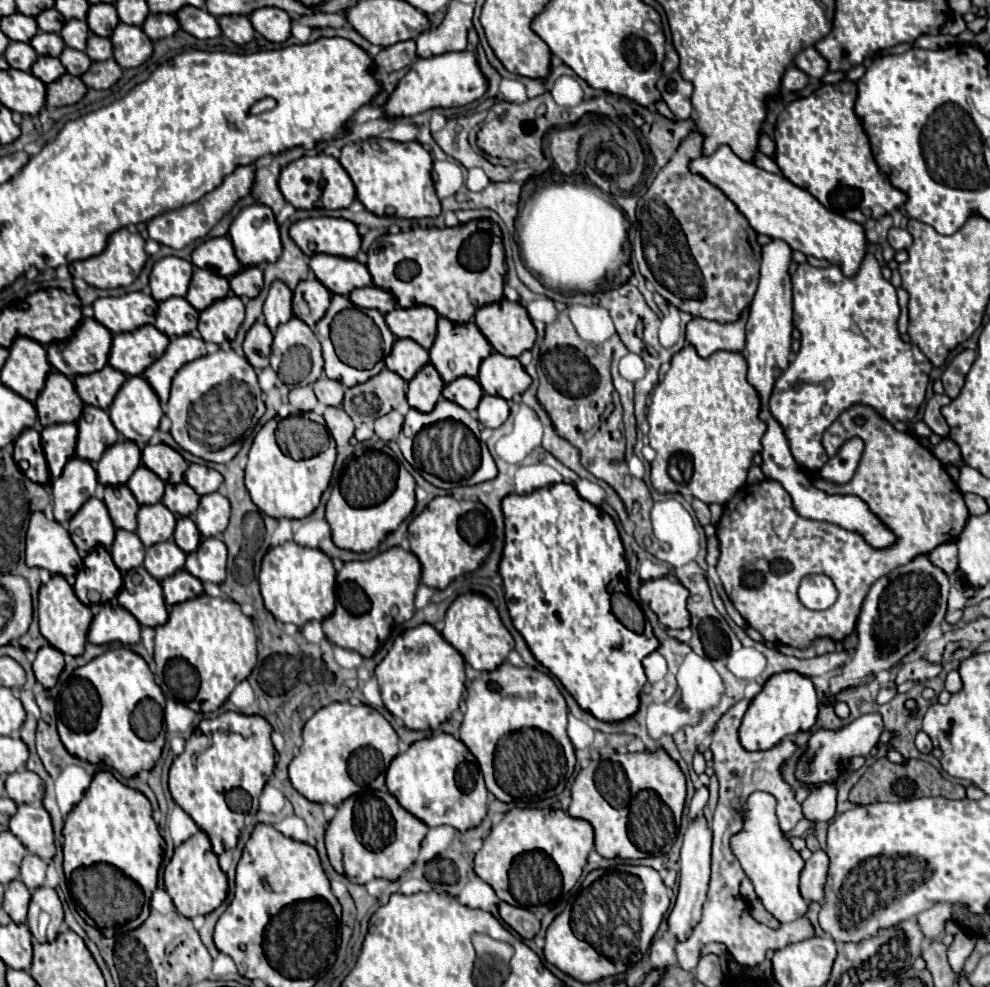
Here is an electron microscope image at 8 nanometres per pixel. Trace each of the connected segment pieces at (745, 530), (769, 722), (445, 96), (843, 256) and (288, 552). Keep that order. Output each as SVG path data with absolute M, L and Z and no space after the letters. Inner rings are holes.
M863 404L847 408L831 424L831 447L837 453L837 439L845 442L853 436L865 442L853 478L845 484L835 484L815 472L811 474L813 484L829 494L865 500L881 524L897 536L889 548L869 548L857 532L845 532L837 524L797 516L797 510L789 504L789 494L777 480L743 486L725 504L717 524L719 560L715 568L719 580L745 622L771 644L787 644L803 650L819 638L843 642L855 630L863 598L877 578L945 542L957 542L969 520L969 510L957 484L919 438L909 432L897 432L883 416ZM855 416L863 416L865 424L855 424ZM815 572L829 576L839 592L837 602L819 612L807 610L797 596L799 582Z
M781 672L767 680L763 690L753 698L749 704L743 724L739 728L739 740L745 750L757 752L757 750L769 750L777 746L785 736L809 732L815 726L819 710L819 698L813 682L797 672Z
M469 32L469 46L465 52L447 52L433 58L419 58L411 70L399 80L397 88L383 104L383 112L387 118L411 118L429 108L449 108L449 106L465 106L487 90L487 80L481 74L475 60L477 32Z
M721 146L717 154L699 156L693 160L693 164L689 164L689 170L705 176L705 180L725 192L725 196L733 200L737 210L747 218L749 226L757 234L785 240L793 250L829 260L831 264L837 264L849 278L859 272L859 266L867 254L867 236L863 226L847 220L845 216L829 212L805 188L791 184L785 176L765 172L753 162L741 160L729 146Z
M285 542L281 546L271 548L263 558L259 582L261 582L261 596L263 596L265 608L279 622L291 622L297 628L303 628L311 620L323 622L335 610L335 568L331 564L331 558L317 548L303 548L295 542Z

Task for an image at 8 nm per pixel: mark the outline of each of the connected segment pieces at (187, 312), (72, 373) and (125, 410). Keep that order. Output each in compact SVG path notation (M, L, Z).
M169 298L159 304L155 328L169 338L185 336L197 330L199 312L185 298Z
M83 318L81 326L69 340L47 346L47 358L55 370L67 378L99 372L109 362L113 334L101 328L97 320Z
M135 376L117 392L109 408L109 416L117 432L143 450L157 432L163 410L147 380L143 376Z

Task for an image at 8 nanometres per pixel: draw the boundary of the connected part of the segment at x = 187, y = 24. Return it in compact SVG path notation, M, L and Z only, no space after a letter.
M185 6L177 12L177 20L185 32L189 32L191 36L195 36L199 40L221 36L219 20L215 16L211 16L209 12L205 12L203 8Z

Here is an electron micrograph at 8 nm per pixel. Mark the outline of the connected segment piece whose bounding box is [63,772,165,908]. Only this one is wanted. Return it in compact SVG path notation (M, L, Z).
M97 772L83 800L69 812L63 838L65 876L71 876L71 872L81 866L111 864L141 886L146 899L143 908L150 908L149 901L157 888L157 874L163 862L165 840L151 818L151 804L141 792L123 786L111 772Z

